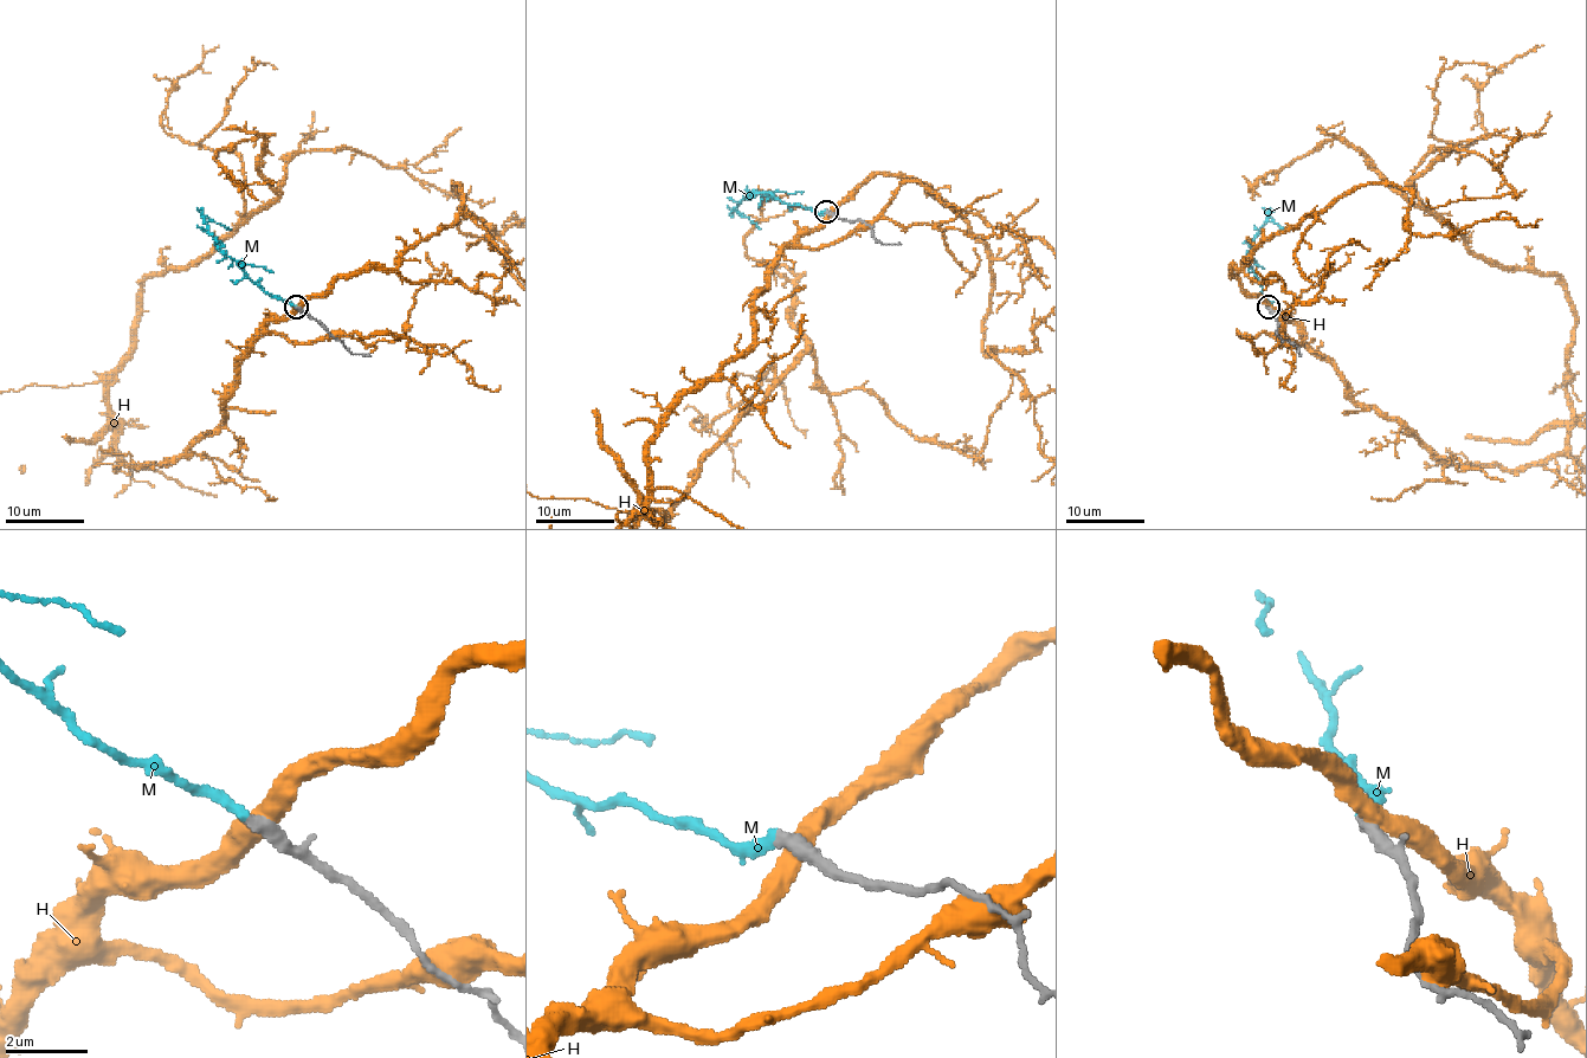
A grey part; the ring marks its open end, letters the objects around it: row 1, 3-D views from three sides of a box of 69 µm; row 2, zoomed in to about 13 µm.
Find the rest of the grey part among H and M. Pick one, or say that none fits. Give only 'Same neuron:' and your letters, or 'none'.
Same neuron: M

